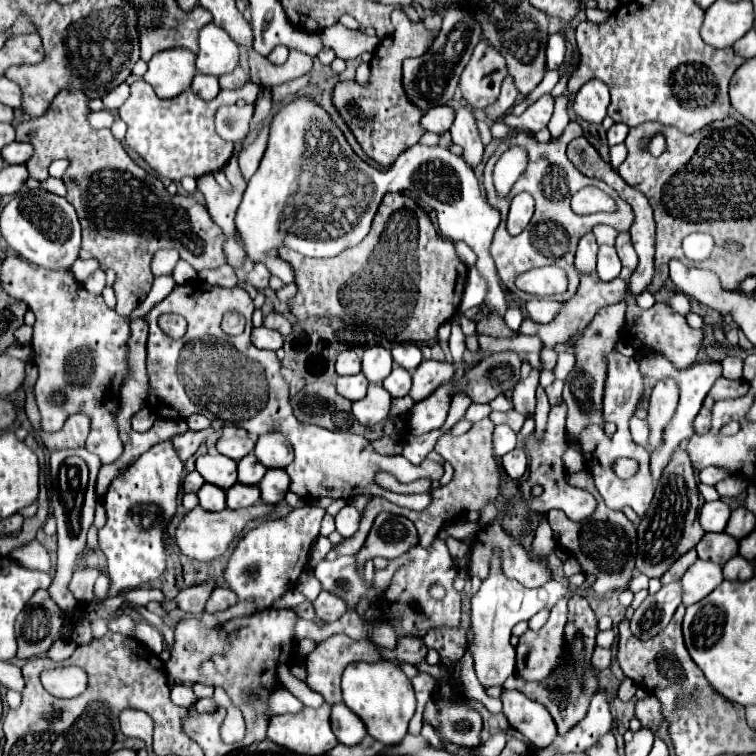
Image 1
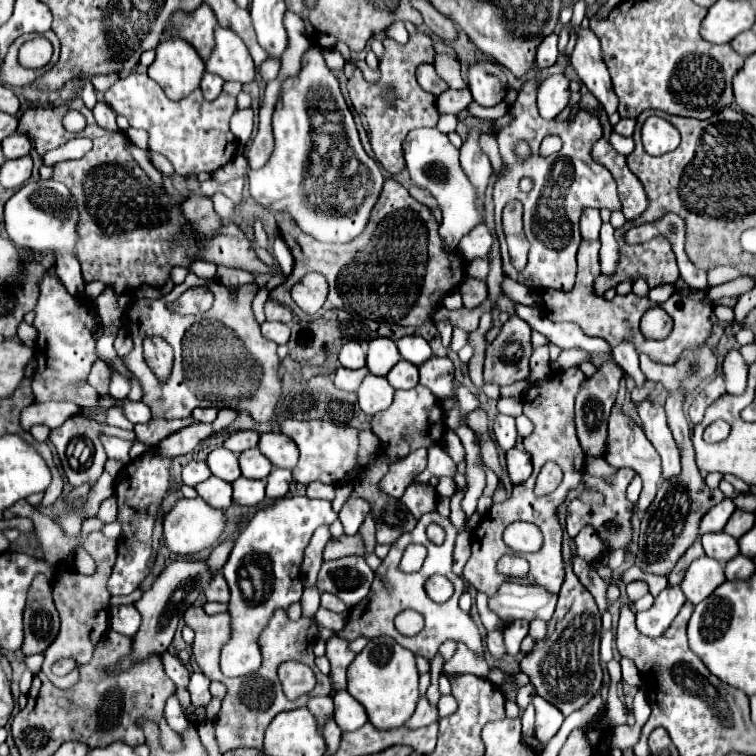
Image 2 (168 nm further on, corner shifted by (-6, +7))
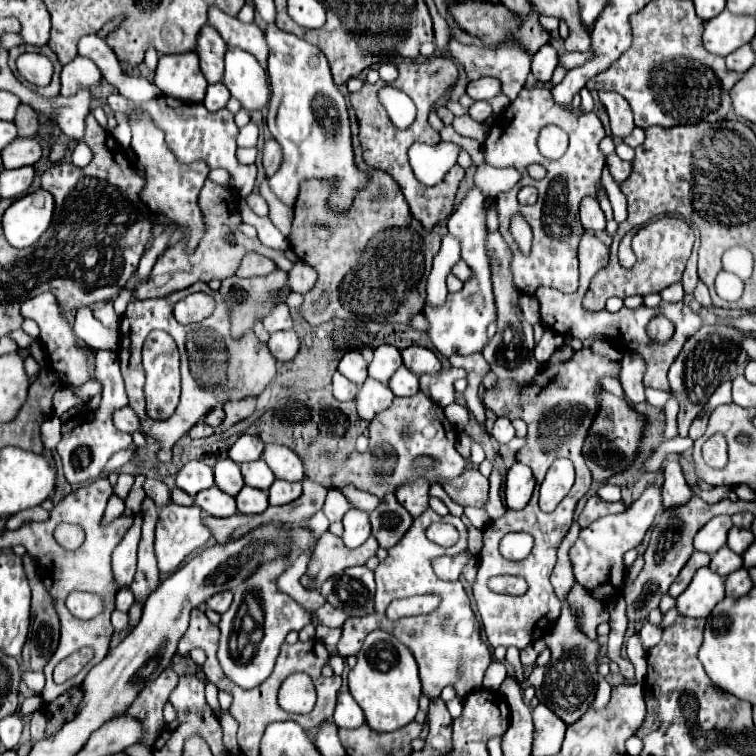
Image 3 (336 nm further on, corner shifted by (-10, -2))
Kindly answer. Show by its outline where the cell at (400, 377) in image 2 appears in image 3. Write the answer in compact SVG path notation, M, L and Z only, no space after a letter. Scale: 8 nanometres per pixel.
M404 365L390 377L390 389L394 395L414 395L420 391L418 387L418 377L410 373Z

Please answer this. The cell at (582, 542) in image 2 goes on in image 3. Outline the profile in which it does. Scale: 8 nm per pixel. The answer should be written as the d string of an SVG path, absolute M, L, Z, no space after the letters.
M660 481L649 487L641 495L640 499L636 499L628 511L616 513L616 515L606 515L594 523L590 523L588 527L580 529L578 533L578 541L570 547L570 559L572 559L572 573L574 573L574 581L578 585L582 585L594 599L606 603L606 589L600 589L604 585L610 585L614 589L614 599L622 595L622 587L624 587L624 575L626 575L626 567L624 567L624 553L628 549L634 549L642 539L644 533L648 531L648 527L652 525L656 513L662 509L662 491L660 491Z

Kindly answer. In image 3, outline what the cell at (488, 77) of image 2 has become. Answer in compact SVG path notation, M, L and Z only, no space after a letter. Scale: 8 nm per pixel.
M474 103L470 109L468 109L470 117L478 123L484 123L490 115L492 115L492 107L488 103Z

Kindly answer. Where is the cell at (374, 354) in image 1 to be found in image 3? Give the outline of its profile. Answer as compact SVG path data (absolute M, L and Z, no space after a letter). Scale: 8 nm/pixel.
M380 345L374 351L374 359L368 365L368 375L380 383L388 383L394 371L402 365L400 351L394 345Z

